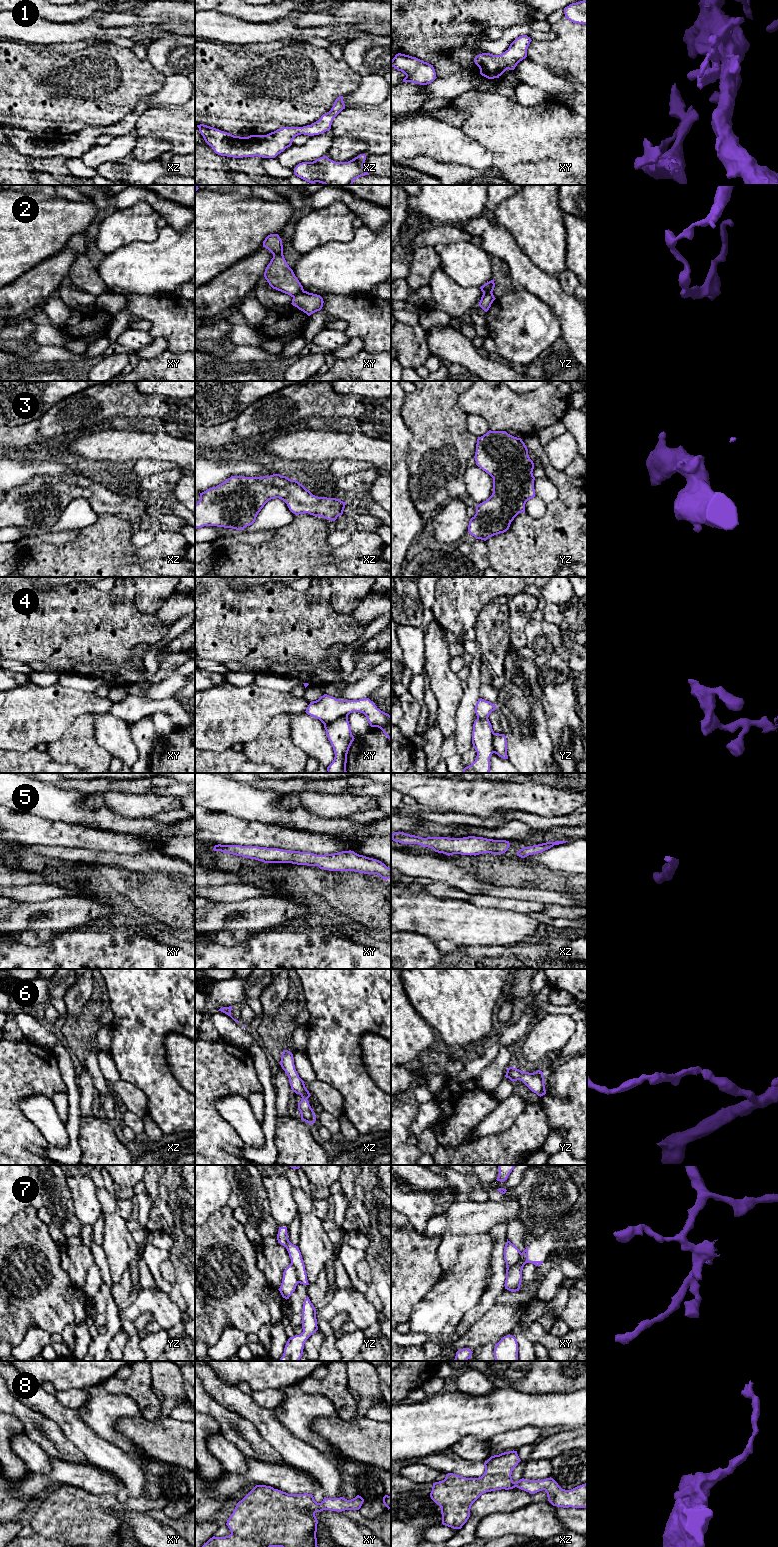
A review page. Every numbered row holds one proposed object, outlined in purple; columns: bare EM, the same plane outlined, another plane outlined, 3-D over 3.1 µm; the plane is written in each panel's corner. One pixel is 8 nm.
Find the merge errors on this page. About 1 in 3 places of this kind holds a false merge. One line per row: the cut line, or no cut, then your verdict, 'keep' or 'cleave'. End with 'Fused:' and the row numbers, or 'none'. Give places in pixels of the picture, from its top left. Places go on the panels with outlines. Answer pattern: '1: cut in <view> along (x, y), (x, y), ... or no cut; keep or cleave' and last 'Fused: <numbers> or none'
1: no cut; keep
2: cut in xy along (303, 289), (293, 297); cleave
3: no cut; keep
4: cut in xy along (347, 714), (324, 725); cleave
5: no cut; keep
6: no cut; keep
7: cut in xy along (521, 1253), (518, 1261), (507, 1268); cleave
8: no cut; keep
Fused: 2, 4, 7

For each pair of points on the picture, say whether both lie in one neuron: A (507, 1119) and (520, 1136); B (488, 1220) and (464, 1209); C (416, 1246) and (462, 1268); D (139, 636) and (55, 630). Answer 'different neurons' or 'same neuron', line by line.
A: different neurons
B: same neuron
C: different neurons
D: same neuron

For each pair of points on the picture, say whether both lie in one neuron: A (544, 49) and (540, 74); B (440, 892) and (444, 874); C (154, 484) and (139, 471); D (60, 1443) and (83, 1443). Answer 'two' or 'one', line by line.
A: two
B: two
C: two
D: two

